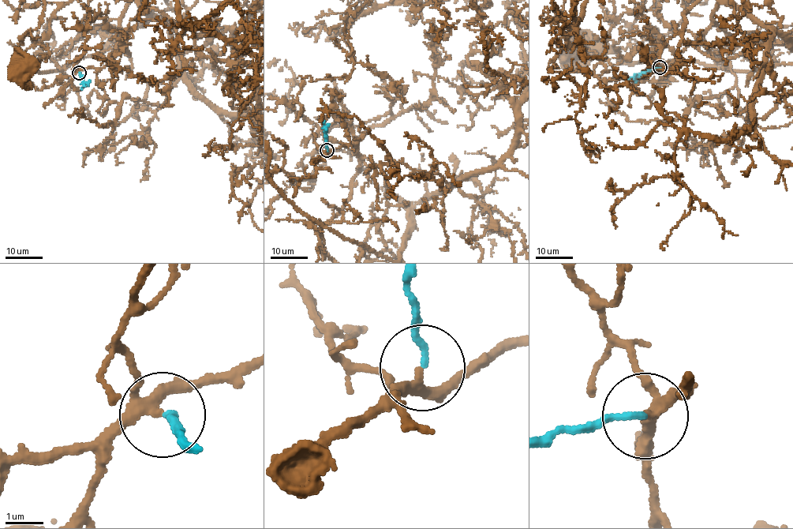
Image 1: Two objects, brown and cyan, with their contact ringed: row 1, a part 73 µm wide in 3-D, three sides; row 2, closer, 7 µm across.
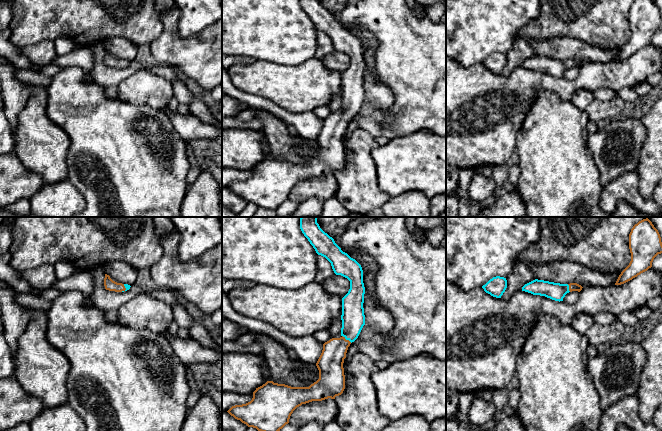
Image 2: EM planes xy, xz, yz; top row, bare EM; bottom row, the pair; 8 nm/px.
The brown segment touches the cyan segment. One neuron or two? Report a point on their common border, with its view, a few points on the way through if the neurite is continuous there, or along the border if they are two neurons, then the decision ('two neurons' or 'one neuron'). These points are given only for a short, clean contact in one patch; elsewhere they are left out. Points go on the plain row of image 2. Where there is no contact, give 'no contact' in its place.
xz (347, 116) | across xz (330, 139), (333, 130), (347, 116), (353, 95) | one neuron

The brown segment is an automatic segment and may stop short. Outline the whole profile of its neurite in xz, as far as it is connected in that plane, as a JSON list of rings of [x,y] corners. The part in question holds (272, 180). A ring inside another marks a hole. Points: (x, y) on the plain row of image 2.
[[[300,0],[300,5],[318,31],[325,33],[336,51],[350,57],[350,65],[342,74],[341,113],[323,120],[316,139],[319,155],[309,163],[291,163],[267,157],[253,168],[250,178],[232,182],[227,188],[248,203],[276,211],[286,200],[293,187],[312,177],[335,175],[345,165],[343,139],[348,123],[354,118],[363,102],[364,70],[361,41],[335,19],[319,0]]]

